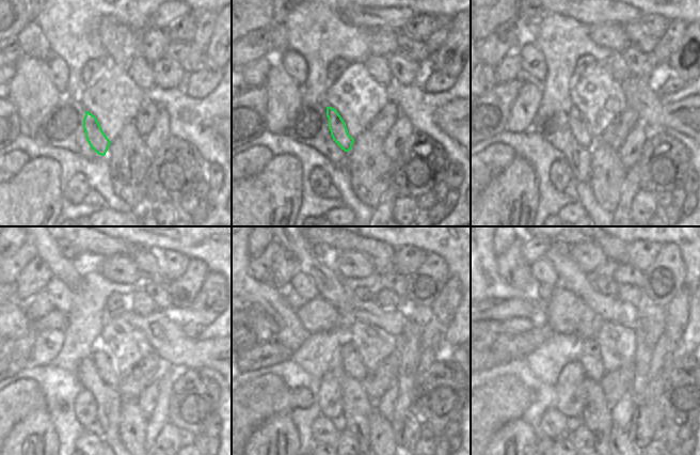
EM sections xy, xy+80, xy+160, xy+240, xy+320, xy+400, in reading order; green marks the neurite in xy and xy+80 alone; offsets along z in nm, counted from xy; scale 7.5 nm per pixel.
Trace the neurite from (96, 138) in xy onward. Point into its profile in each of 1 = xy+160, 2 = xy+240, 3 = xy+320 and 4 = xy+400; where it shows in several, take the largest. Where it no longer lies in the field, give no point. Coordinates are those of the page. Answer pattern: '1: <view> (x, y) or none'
1: xy+160 (578, 128)
2: xy+240 (102, 359)
3: xy+320 (351, 365)
4: xy+400 (588, 351)

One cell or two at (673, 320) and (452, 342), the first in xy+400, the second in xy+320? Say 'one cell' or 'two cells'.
two cells

